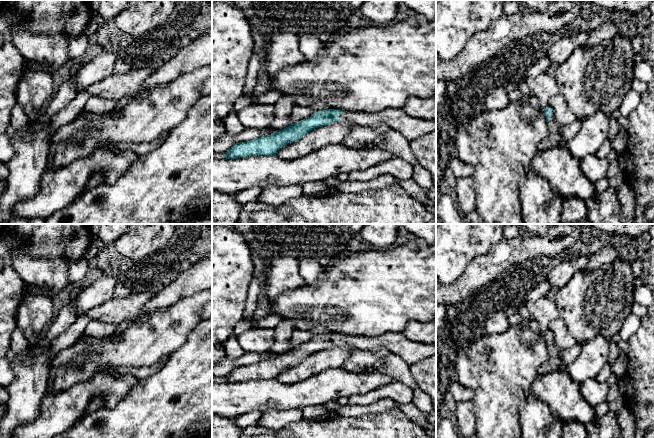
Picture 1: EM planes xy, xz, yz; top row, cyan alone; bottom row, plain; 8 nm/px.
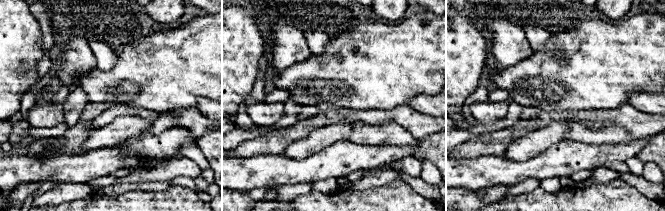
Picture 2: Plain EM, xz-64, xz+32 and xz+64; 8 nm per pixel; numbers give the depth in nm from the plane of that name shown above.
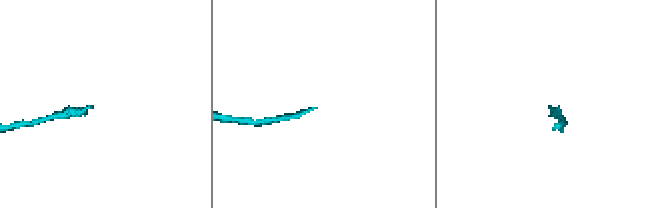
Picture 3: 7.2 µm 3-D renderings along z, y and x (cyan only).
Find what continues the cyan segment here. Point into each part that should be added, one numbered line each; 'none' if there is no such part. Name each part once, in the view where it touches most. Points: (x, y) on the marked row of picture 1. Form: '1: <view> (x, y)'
1: xz (411, 128)

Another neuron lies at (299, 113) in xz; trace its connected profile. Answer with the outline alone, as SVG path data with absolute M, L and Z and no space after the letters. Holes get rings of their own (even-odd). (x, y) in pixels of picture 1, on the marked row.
M295 106L292 110L290 119L292 123L297 123L310 117L313 113L314 111L309 106Z

